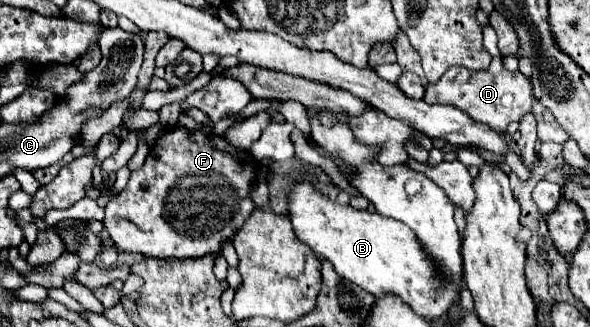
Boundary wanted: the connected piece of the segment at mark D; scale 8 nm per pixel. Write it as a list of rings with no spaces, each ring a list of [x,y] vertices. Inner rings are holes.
[[[493,58],[491,66],[481,72],[467,72],[465,68],[453,66],[443,74],[443,80],[437,84],[429,84],[425,92],[425,100],[429,104],[451,104],[471,114],[473,120],[489,124],[497,132],[505,132],[509,122],[521,120],[525,112],[531,110],[533,92],[531,82],[521,72],[505,70],[501,58]]]

